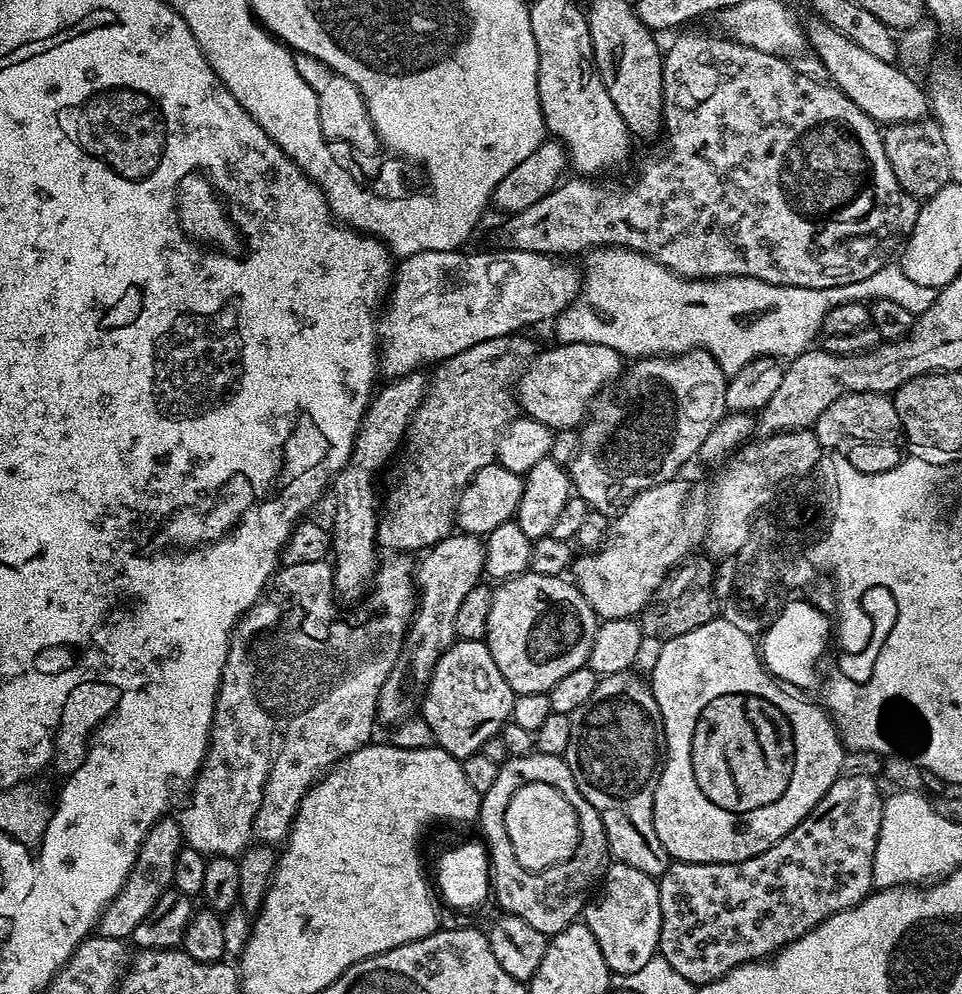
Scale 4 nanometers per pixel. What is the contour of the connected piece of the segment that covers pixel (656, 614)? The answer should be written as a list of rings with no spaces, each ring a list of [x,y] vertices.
[[[704,554],[693,555],[673,568],[639,614],[640,629],[645,637],[649,641],[663,642],[678,638],[678,634],[690,634],[690,630],[698,630],[698,626],[713,620],[718,605],[715,590],[717,569],[717,565]]]

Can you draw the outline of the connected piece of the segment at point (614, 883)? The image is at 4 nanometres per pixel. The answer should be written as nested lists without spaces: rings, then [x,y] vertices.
[[[613,861],[605,871],[600,889],[585,905],[582,918],[598,941],[599,949],[611,973],[638,972],[659,949],[661,934],[661,898],[657,879],[634,866]]]

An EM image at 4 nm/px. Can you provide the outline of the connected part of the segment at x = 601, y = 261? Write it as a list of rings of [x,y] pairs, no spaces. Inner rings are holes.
[[[593,248],[583,253],[584,268],[582,267],[582,283],[578,293],[578,302],[573,303],[566,311],[561,312],[554,321],[556,327],[556,340],[562,344],[597,344],[598,346],[610,346],[610,350],[619,352],[624,358],[643,358],[645,356],[678,356],[682,352],[691,352],[694,348],[703,348],[716,359],[718,366],[725,374],[731,374],[742,370],[742,366],[746,366],[746,362],[754,362],[763,356],[771,356],[773,358],[791,358],[800,356],[803,352],[809,351],[813,347],[812,339],[821,335],[824,327],[824,319],[826,314],[830,314],[830,310],[834,306],[842,306],[846,302],[872,302],[880,299],[889,299],[890,302],[898,302],[904,306],[906,310],[919,314],[925,312],[934,302],[937,294],[937,289],[930,286],[922,286],[919,282],[914,282],[911,278],[906,278],[906,274],[900,268],[899,263],[889,262],[882,265],[878,270],[874,270],[874,274],[870,274],[870,278],[862,278],[862,282],[850,282],[846,286],[830,286],[829,288],[807,288],[806,286],[778,286],[770,282],[762,282],[758,278],[750,278],[749,276],[720,276],[717,280],[687,280],[685,276],[674,274],[666,266],[662,266],[658,261],[645,254],[645,252],[635,252],[629,248]]]

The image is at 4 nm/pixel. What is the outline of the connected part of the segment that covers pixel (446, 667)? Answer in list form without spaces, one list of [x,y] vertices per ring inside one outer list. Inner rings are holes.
[[[457,639],[438,658],[418,712],[430,726],[438,747],[463,762],[480,751],[490,738],[500,735],[501,728],[512,719],[516,698],[506,678],[502,678],[502,670],[498,670],[487,643]]]

